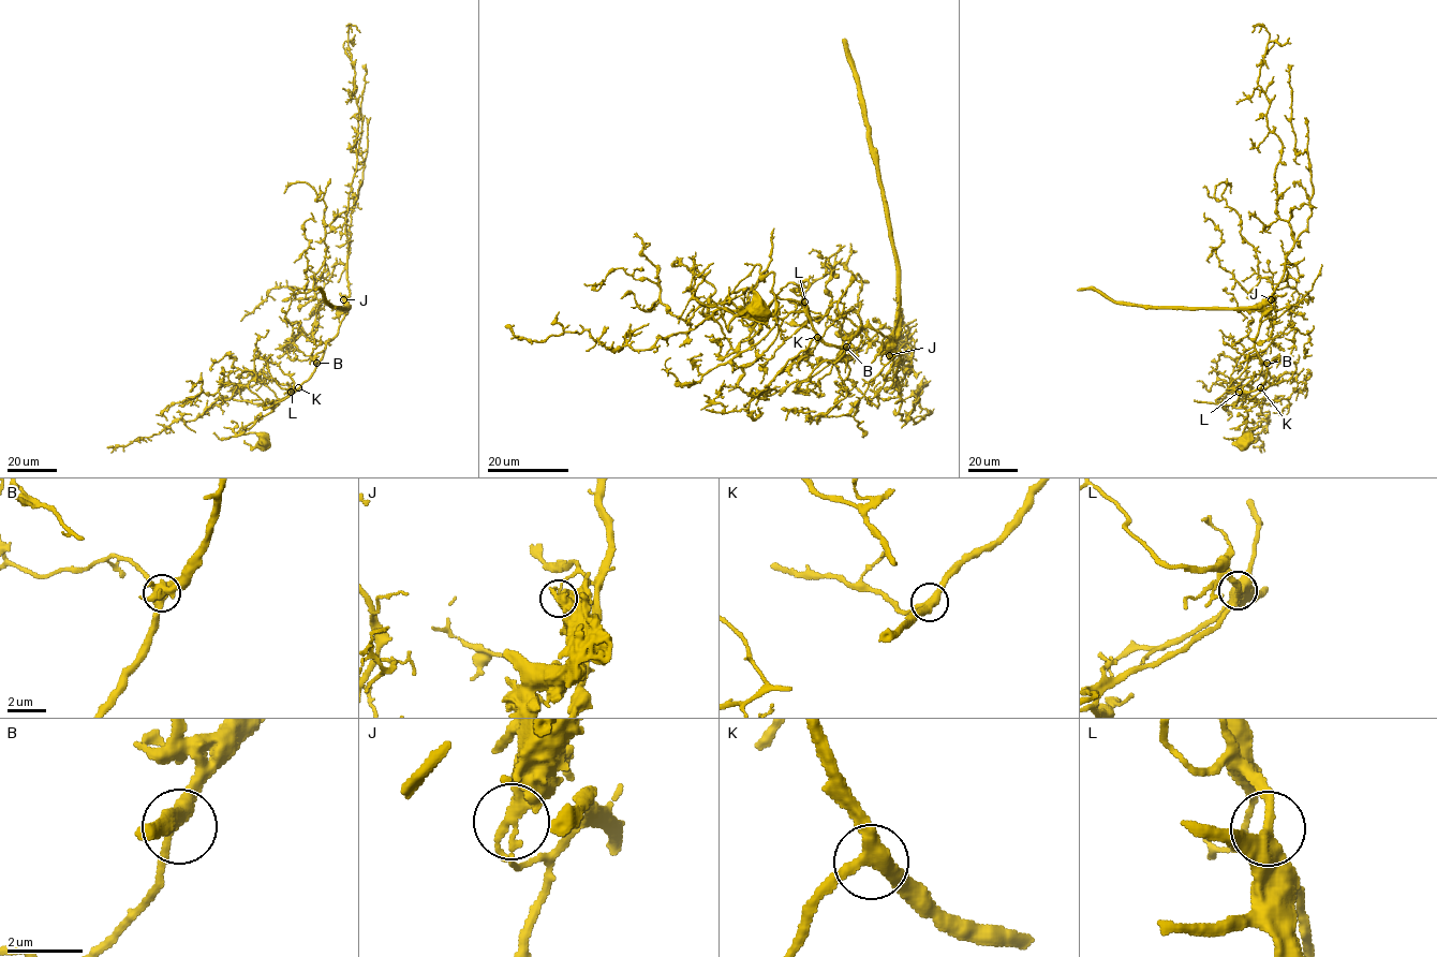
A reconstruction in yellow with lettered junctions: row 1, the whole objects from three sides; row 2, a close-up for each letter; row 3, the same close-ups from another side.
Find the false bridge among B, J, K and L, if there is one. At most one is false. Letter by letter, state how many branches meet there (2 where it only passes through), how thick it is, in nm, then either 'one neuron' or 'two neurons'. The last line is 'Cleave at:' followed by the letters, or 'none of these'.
B: 3 branches meet; 360 nm thick; one neuron
J: 2 branches meet; 320 nm thick; two neurons
K: 3 branches meet; 320 nm thick; one neuron
L: 2 branches meet; 360 nm thick; one neuron
Cleave at: J

